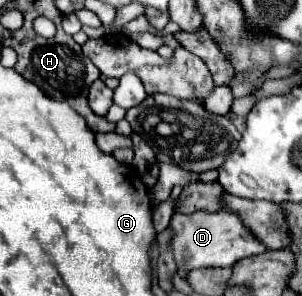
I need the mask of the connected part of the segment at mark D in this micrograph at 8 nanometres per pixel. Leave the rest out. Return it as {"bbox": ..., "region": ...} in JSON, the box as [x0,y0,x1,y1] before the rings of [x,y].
{"bbox":[170,210,266,272],"region":[[[226,210],[218,212],[194,212],[194,214],[174,214],[170,220],[172,234],[172,252],[178,268],[184,268],[186,272],[196,268],[228,268],[234,262],[262,254],[266,246],[254,238],[250,232],[246,232],[246,226],[240,218],[236,218],[232,212]]]}

